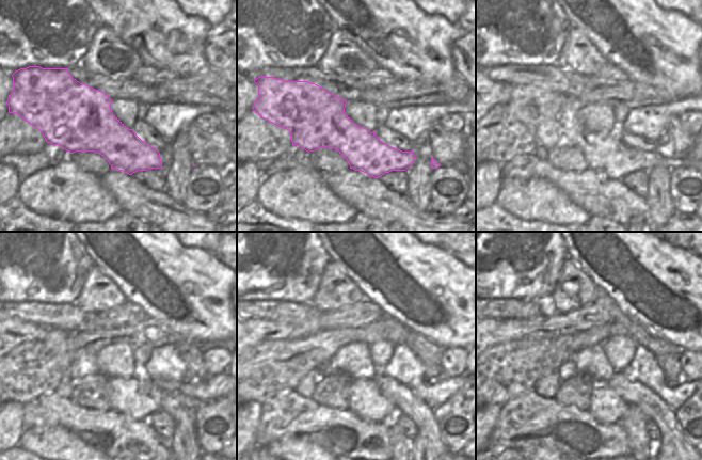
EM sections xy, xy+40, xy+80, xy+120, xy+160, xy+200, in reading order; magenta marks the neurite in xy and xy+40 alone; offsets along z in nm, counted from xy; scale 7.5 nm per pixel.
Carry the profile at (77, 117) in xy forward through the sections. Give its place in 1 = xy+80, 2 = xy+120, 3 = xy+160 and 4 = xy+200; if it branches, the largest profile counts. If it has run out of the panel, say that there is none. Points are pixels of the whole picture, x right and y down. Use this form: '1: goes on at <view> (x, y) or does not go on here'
1: goes on at xy+80 (552, 117)
2: goes on at xy+120 (138, 397)
3: goes on at xy+160 (366, 400)
4: goes on at xy+200 (606, 406)

